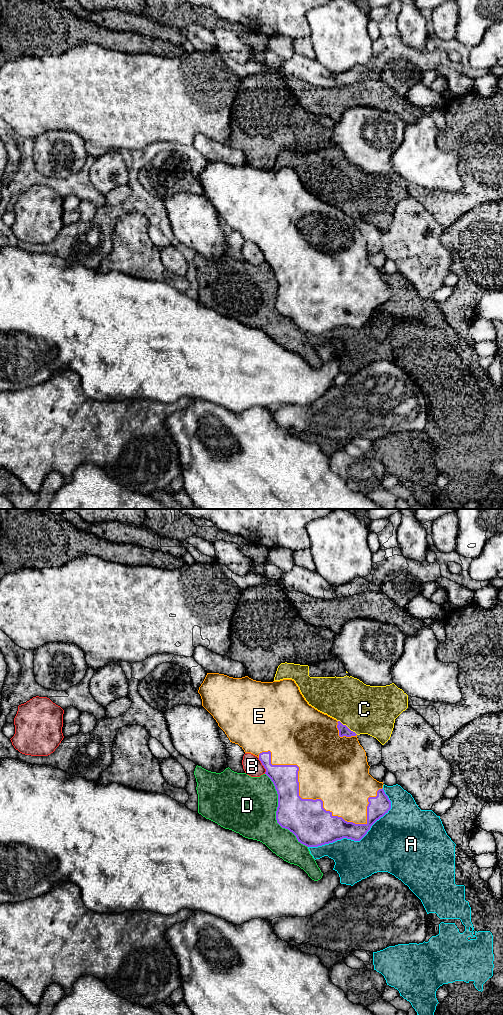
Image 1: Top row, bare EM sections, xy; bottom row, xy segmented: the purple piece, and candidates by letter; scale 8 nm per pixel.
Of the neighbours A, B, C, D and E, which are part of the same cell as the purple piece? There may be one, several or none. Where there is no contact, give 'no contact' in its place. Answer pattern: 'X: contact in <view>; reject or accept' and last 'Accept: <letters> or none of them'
A: contact in xy; reject
B: contact in xy; reject
C: contact in xy; reject
D: contact in xy; reject
E: contact in xy; accept
Accept: E

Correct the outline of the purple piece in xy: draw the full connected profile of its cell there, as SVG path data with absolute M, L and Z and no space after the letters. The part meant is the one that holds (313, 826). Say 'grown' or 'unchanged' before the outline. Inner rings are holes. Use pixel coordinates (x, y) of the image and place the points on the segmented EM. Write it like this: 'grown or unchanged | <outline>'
grown | M207 673L198 693L202 706L213 716L230 742L259 758L278 794L277 823L292 832L301 844L318 847L343 838L360 841L371 826L391 809L383 782L369 774L366 752L357 734L309 705L294 680L261 682L248 676L233 678Z

